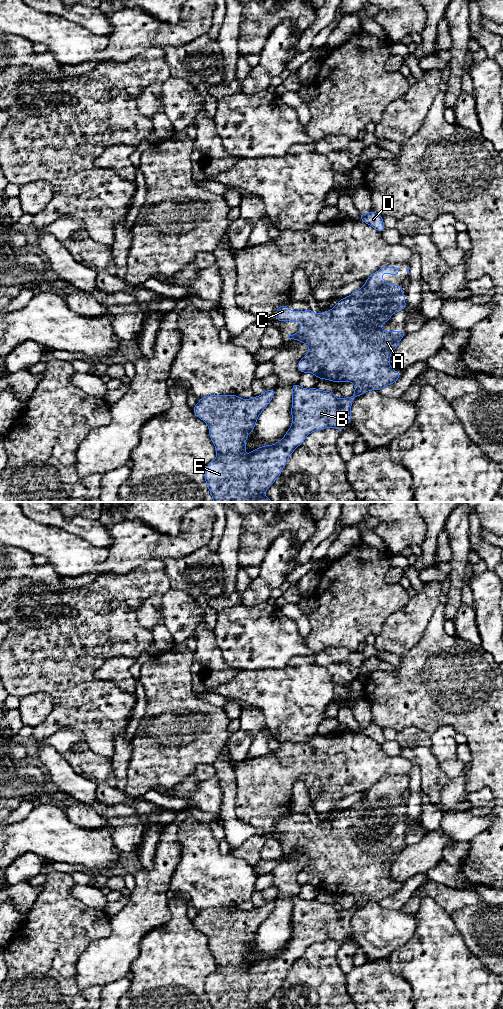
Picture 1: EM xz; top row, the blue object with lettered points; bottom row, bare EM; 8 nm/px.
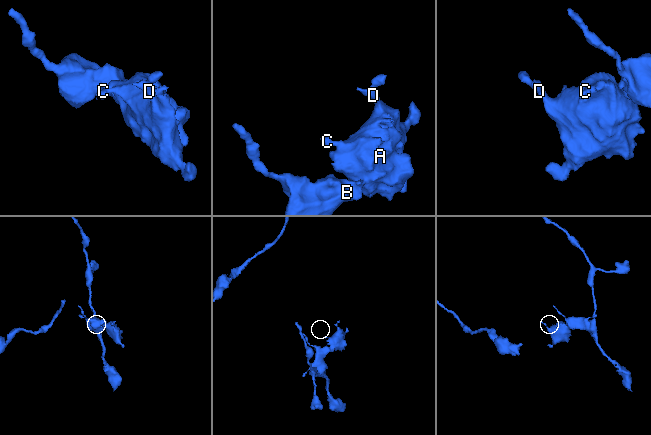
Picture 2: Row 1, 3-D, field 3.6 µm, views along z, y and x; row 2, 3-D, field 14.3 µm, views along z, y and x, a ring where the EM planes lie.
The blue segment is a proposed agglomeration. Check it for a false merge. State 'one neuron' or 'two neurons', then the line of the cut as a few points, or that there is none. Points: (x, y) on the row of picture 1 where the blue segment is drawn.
two neurons; cut in xz along (355, 390), (357, 395)

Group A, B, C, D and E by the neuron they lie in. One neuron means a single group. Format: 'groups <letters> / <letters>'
groups A C D / B E

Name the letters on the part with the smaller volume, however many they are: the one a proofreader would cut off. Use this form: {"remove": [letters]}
{"remove": ["A", "C", "D"]}

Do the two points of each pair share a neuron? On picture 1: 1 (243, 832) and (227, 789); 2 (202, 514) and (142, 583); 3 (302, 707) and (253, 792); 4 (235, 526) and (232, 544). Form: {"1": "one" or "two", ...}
{"1": "one", "2": "two", "3": "two", "4": "one"}

